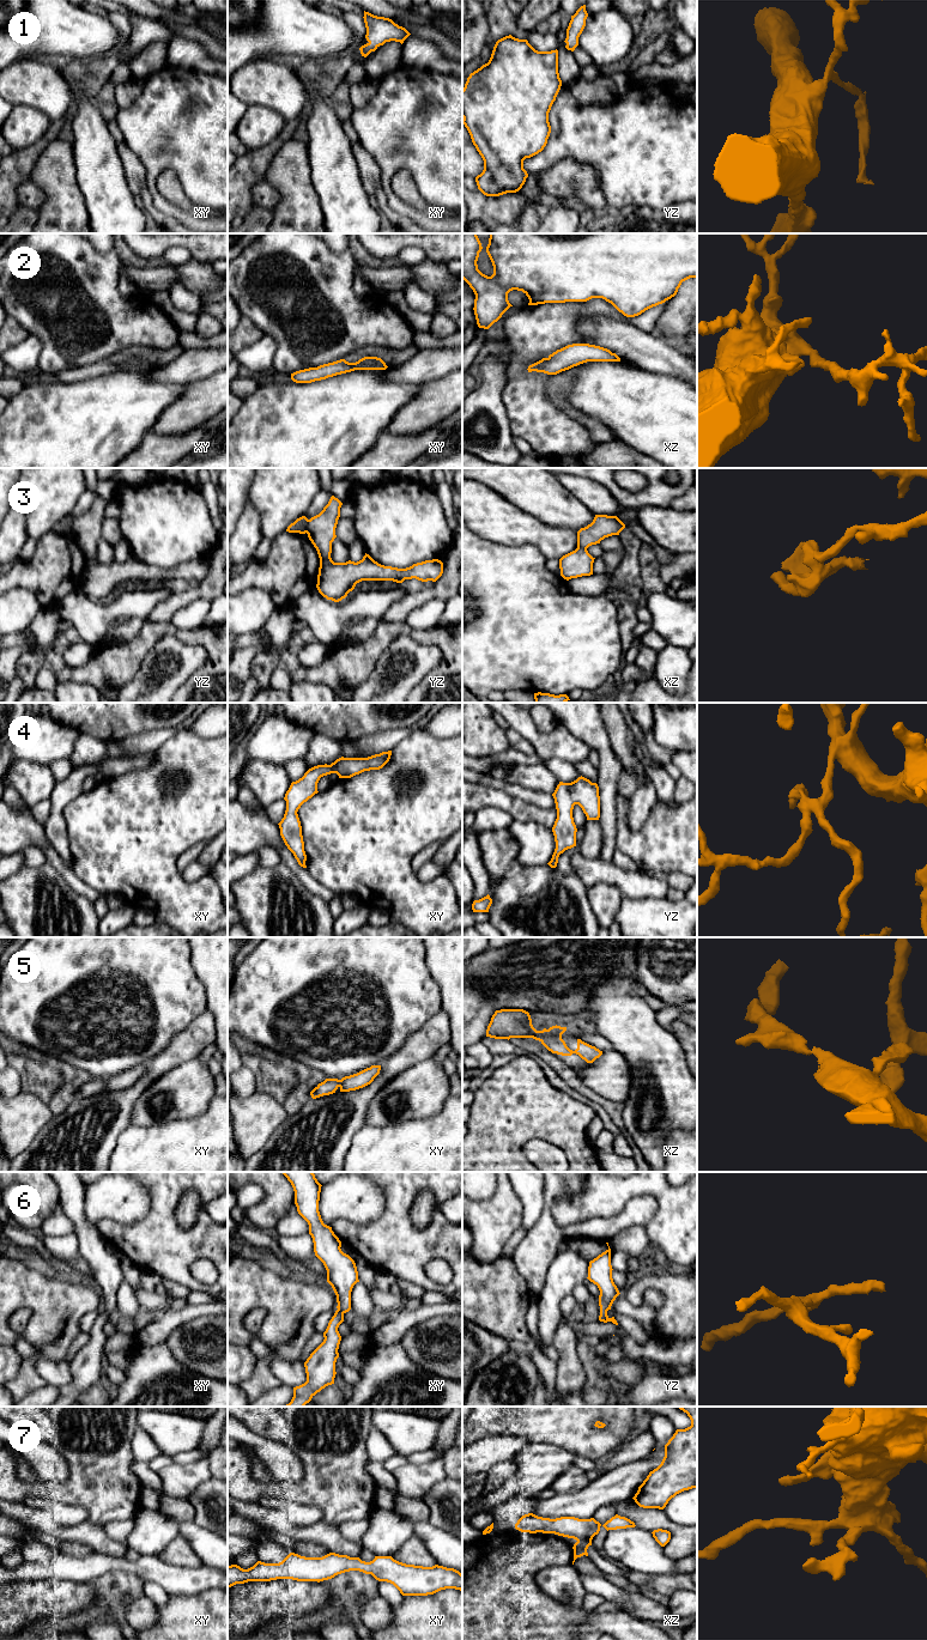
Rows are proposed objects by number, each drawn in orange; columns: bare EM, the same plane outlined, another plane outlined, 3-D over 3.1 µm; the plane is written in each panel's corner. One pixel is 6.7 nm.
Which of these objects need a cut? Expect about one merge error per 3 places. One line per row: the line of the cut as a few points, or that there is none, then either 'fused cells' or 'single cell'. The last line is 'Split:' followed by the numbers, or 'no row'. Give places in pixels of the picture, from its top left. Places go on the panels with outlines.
1: no cut; single cell
2: no cut; single cell
3: cut in yz along (309, 520), (307, 533); fused cells
4: no cut; single cell
5: no cut; single cell
6: no cut; single cell
7: no cut; single cell
Split: 3

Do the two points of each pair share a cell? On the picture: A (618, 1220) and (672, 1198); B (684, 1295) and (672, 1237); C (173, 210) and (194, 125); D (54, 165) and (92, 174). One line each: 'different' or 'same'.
A: different
B: different
C: same
D: different

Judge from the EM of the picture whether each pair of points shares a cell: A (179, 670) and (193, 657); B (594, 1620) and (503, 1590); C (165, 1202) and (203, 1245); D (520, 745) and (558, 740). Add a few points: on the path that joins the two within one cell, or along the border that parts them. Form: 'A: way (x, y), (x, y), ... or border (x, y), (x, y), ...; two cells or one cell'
A: way (179, 666), (183, 660), (188, 658); one cell
B: way (571, 1620), (531, 1617), (526, 1613); one cell
C: way (165, 1216), (165, 1221), (188, 1244); one cell
D: border (510, 727), (532, 745), (535, 753); two cells

